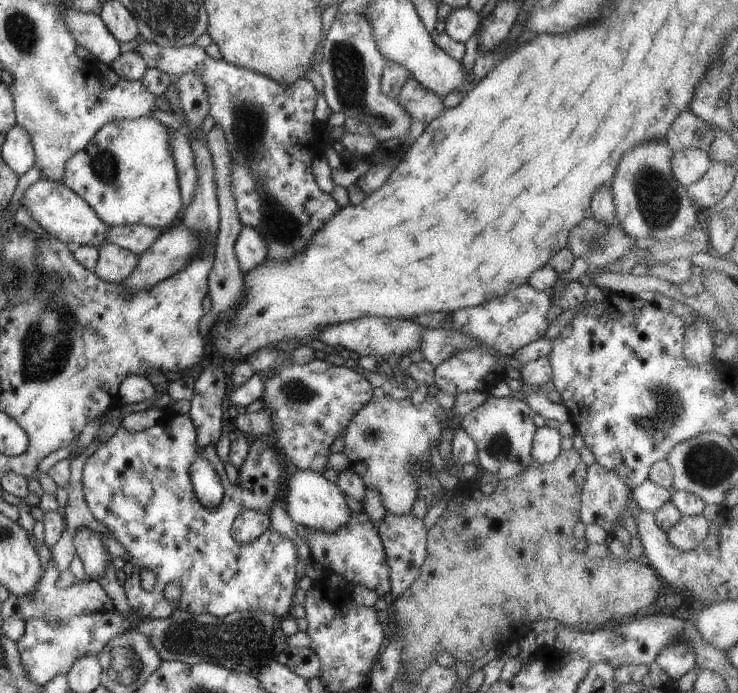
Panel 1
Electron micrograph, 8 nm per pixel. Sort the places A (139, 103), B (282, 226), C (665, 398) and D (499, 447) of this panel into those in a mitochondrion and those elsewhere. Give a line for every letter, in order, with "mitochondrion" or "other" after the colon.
A: other
B: mitochondrion
C: mitochondrion
D: mitochondrion

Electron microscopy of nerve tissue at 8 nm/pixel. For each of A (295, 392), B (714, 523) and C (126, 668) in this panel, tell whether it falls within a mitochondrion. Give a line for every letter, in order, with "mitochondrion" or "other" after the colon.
A: mitochondrion
B: other
C: mitochondrion

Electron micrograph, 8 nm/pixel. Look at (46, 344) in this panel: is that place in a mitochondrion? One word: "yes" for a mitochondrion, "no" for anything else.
yes

